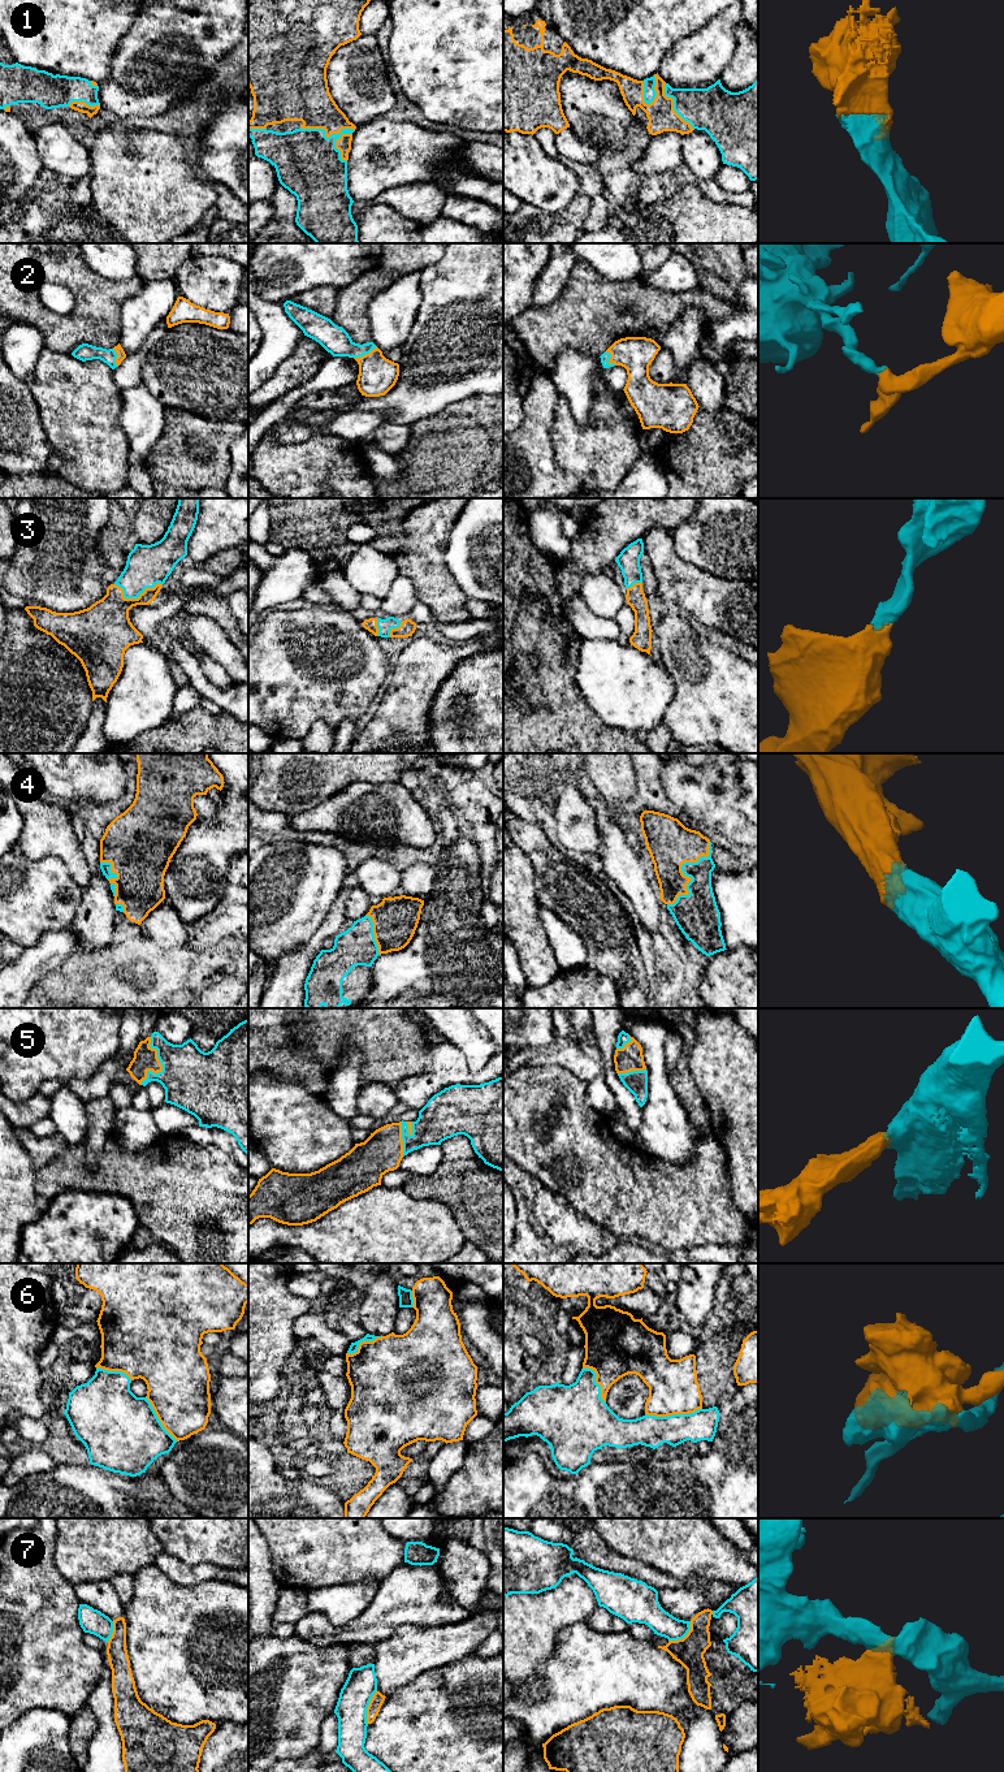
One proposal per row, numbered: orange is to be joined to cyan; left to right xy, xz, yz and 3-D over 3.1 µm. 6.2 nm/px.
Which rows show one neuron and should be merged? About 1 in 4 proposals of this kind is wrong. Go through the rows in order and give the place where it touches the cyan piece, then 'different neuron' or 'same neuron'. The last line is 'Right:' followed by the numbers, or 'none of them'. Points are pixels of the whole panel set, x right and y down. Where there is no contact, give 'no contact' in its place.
1: meets cyan in xz at (332, 134); same neuron
2: meets cyan in xz at (364, 354); same neuron
3: meets cyan in xy at (135, 597); same neuron
4: meets cyan in yz at (682, 871); same neuron
5: meets cyan in xy at (161, 1064); same neuron
6: meets cyan in yz at (674, 1414); same neuron
7: meets cyan in xz at (367, 1707); different neuron
Right: 1, 2, 3, 4, 5, 6

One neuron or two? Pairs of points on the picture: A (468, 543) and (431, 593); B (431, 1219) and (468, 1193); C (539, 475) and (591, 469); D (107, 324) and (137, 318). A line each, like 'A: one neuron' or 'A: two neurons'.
A: two neurons
B: two neurons
C: two neurons
D: two neurons

